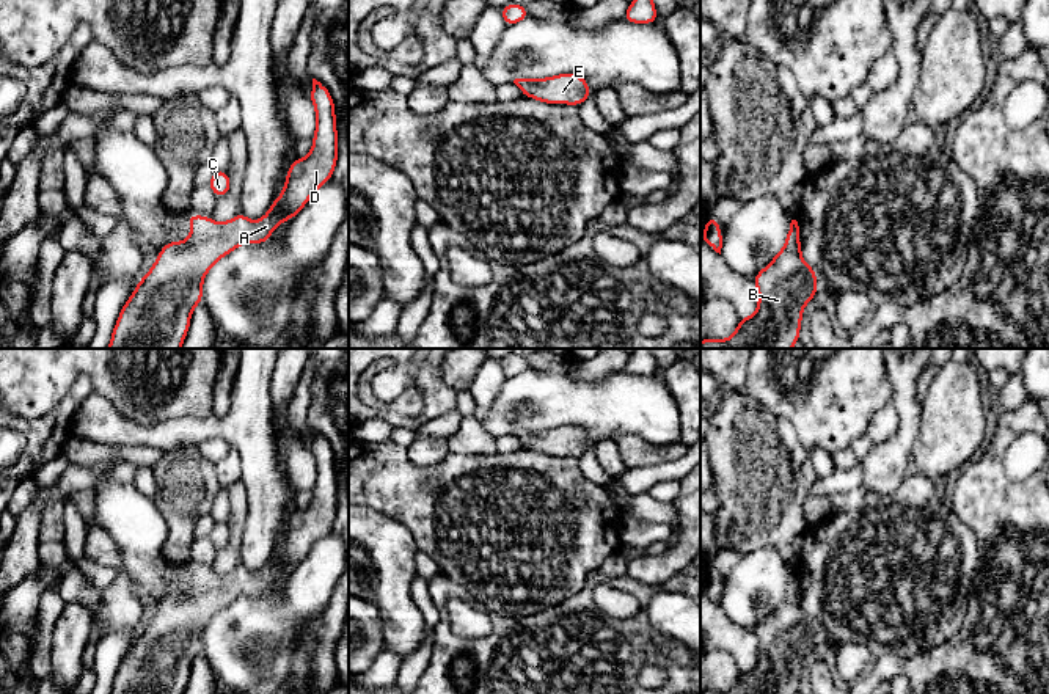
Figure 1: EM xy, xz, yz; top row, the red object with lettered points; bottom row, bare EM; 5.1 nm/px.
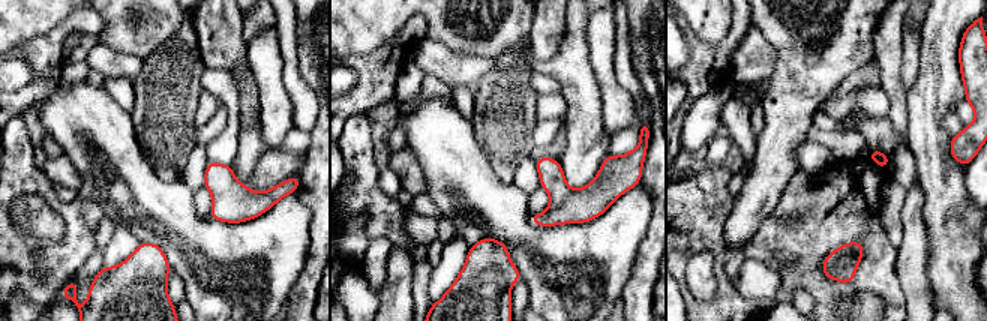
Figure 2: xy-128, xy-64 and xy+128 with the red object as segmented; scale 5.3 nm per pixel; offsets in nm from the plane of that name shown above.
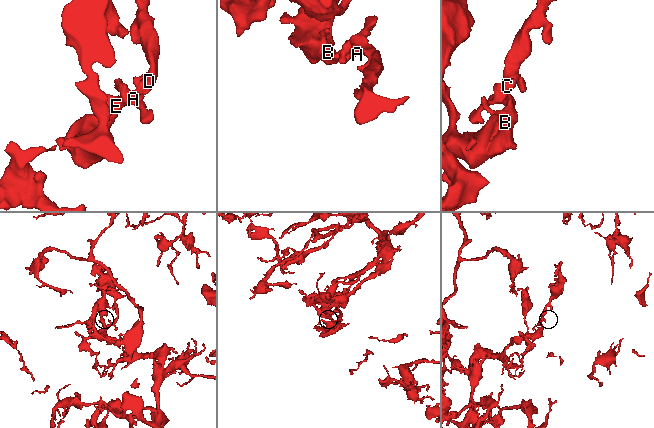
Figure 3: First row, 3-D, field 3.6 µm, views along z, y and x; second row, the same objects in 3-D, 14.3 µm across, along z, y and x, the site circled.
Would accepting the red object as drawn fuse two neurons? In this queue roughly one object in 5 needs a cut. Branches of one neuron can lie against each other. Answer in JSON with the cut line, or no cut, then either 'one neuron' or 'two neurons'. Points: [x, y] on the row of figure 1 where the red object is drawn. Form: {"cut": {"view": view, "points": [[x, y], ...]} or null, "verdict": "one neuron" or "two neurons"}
{"cut": null, "verdict": "one neuron"}

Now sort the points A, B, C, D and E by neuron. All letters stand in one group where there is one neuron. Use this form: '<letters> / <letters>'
A B C D E

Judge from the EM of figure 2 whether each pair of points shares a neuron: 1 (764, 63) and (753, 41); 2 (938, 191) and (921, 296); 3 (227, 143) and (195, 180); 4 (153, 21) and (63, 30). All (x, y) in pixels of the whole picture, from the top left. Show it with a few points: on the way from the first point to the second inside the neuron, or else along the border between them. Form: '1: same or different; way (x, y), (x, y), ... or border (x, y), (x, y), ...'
1: same; way (758, 57), (755, 47)
2: different; border (923, 219), (927, 228), (927, 278), (932, 288)
3: different; border (206, 143), (206, 156), (209, 159)
4: different; border (101, 15), (102, 26), (96, 35)

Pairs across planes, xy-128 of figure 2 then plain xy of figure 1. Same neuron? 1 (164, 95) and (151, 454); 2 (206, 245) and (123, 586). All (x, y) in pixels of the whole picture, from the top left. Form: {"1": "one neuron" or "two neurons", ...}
{"1": "two neurons", "2": "two neurons"}

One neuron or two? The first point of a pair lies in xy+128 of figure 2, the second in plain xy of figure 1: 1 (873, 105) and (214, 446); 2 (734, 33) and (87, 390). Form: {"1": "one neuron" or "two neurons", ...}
{"1": "one neuron", "2": "one neuron"}

